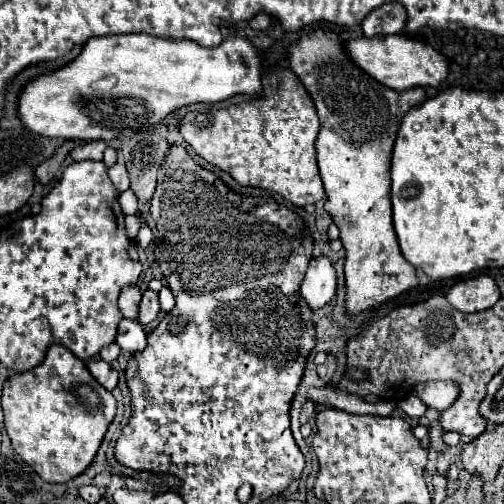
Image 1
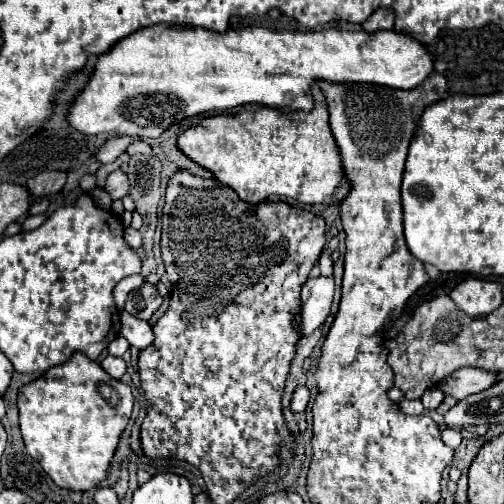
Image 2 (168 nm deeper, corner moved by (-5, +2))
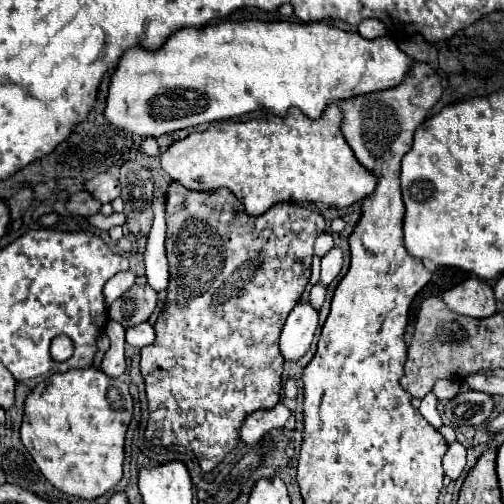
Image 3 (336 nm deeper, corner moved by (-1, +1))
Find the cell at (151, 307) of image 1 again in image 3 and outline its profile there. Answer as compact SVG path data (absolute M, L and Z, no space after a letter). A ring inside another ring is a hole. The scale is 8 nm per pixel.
M134 285L110 307L110 319L118 321L124 329L148 321L158 301L158 293L150 285Z

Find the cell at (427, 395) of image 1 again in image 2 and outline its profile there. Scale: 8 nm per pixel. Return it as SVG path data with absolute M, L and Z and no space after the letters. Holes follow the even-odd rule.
M460 368L450 378L440 382L440 388L446 392L446 396L454 396L456 400L466 398L468 394L482 392L498 382L498 372L486 372L482 368Z

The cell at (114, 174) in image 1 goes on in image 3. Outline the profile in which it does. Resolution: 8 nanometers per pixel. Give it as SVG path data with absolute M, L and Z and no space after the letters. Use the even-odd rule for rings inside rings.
M96 175L94 179L86 181L86 189L100 201L100 203L112 203L120 195L120 181L112 175Z

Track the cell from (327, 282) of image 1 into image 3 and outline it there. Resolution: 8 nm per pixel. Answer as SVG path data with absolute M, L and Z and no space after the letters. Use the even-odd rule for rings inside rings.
M300 303L292 309L280 335L280 351L286 361L300 359L312 343L318 327L318 311L308 303Z

